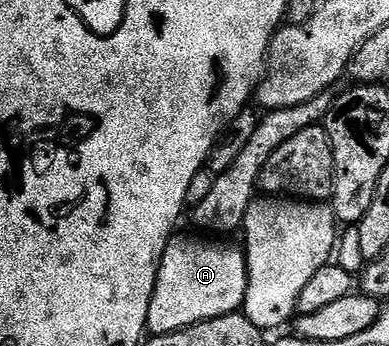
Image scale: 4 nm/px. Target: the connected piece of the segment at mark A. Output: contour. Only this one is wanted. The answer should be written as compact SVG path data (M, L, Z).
M173 236L168 242L160 264L156 267L154 295L150 299L153 311L169 309L172 313L200 313L203 320L218 319L227 313L243 310L248 286L248 259L243 248L235 249L232 245L219 245L219 240L195 241L192 237Z

